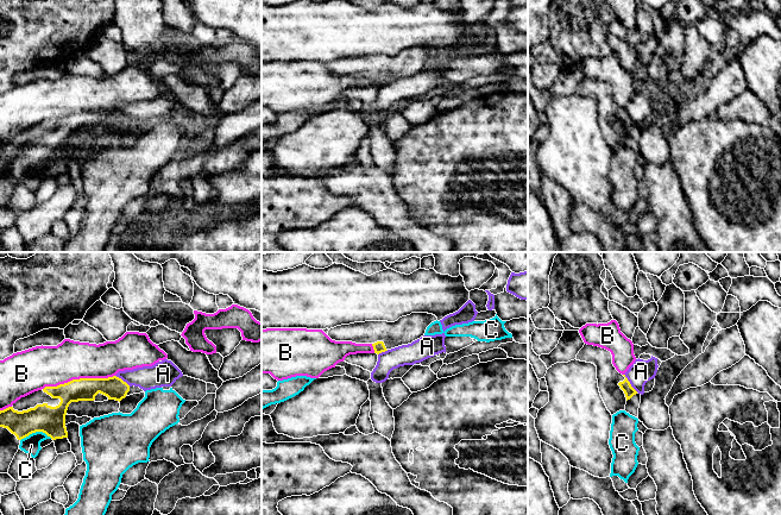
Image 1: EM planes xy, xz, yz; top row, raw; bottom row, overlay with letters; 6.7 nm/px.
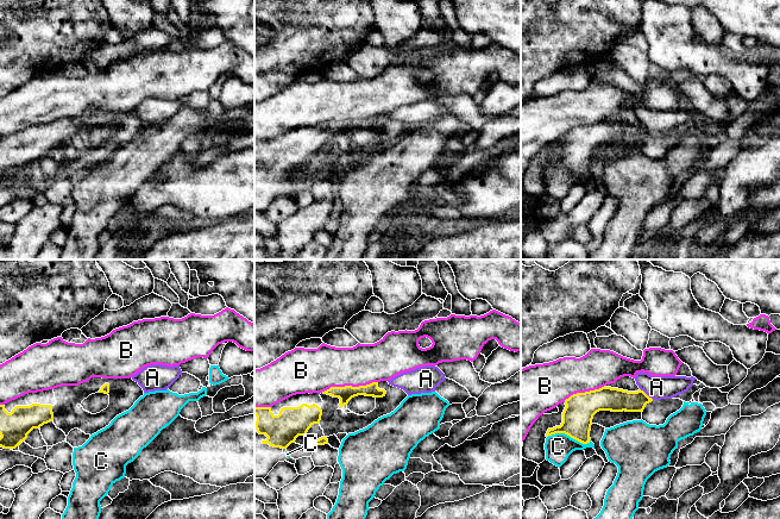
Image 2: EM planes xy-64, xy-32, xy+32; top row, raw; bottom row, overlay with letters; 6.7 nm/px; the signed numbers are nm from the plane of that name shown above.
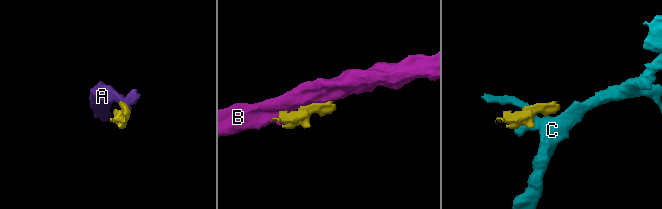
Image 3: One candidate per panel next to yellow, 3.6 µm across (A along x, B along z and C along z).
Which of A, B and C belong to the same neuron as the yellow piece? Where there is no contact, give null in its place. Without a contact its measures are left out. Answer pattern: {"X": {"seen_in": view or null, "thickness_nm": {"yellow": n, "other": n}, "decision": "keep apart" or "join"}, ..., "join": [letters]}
{"A": {"seen_in": "yz", "thickness_nm": {"yellow": 70, "other": 160}, "decision": "keep apart"}, "B": {"seen_in": "xy", "thickness_nm": {"yellow": 160, "other": 280}, "decision": "keep apart"}, "C": {"seen_in": "xy", "thickness_nm": {"yellow": 190, "other": 130}, "decision": "keep apart"}, "join": []}

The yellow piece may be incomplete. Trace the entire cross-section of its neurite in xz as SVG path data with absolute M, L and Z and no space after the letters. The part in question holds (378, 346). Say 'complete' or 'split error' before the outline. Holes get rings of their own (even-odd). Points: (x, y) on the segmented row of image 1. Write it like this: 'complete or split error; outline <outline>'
split error; outline M411 313L395 322L365 321L341 325L328 331L328 337L335 341L371 344L374 353L411 344L424 335L427 327L437 318L428 313Z

